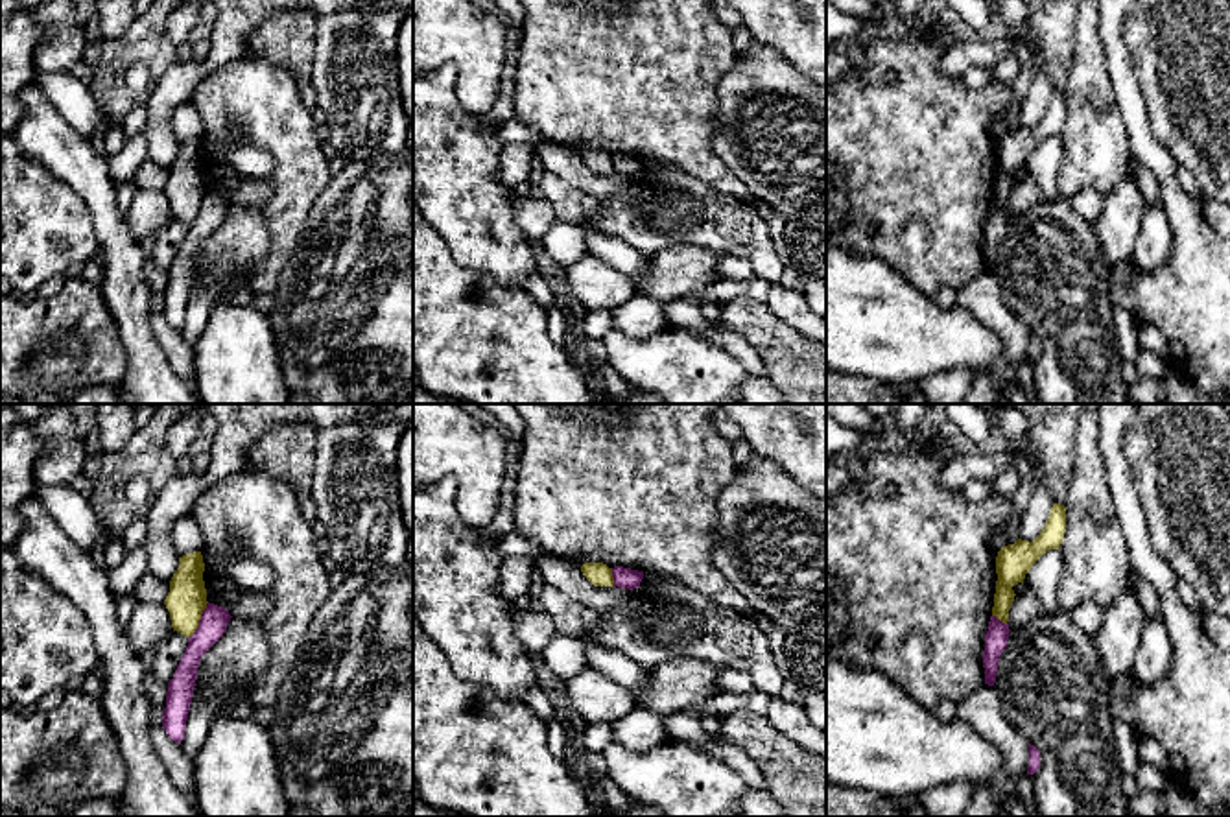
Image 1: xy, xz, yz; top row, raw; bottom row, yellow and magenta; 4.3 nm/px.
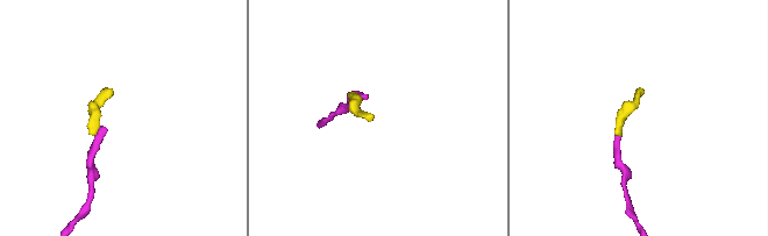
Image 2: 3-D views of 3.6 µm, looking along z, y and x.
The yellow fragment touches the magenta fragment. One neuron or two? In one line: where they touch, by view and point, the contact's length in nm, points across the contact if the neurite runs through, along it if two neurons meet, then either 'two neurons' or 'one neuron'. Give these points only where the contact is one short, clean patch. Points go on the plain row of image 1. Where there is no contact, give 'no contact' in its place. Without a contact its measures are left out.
xy (200, 205) | 190 nm | along xy (207, 189), (200, 211), (189, 225) | two neurons

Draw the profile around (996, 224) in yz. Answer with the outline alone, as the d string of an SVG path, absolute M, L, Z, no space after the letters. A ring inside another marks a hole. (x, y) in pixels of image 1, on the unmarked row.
M990 203L983 238L985 271L988 273L994 273L996 269L998 249L1003 236L1007 234L1009 219L1009 210L1003 210L996 203Z

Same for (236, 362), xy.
M221 301L194 345L203 404L290 404L269 317L253 304Z

